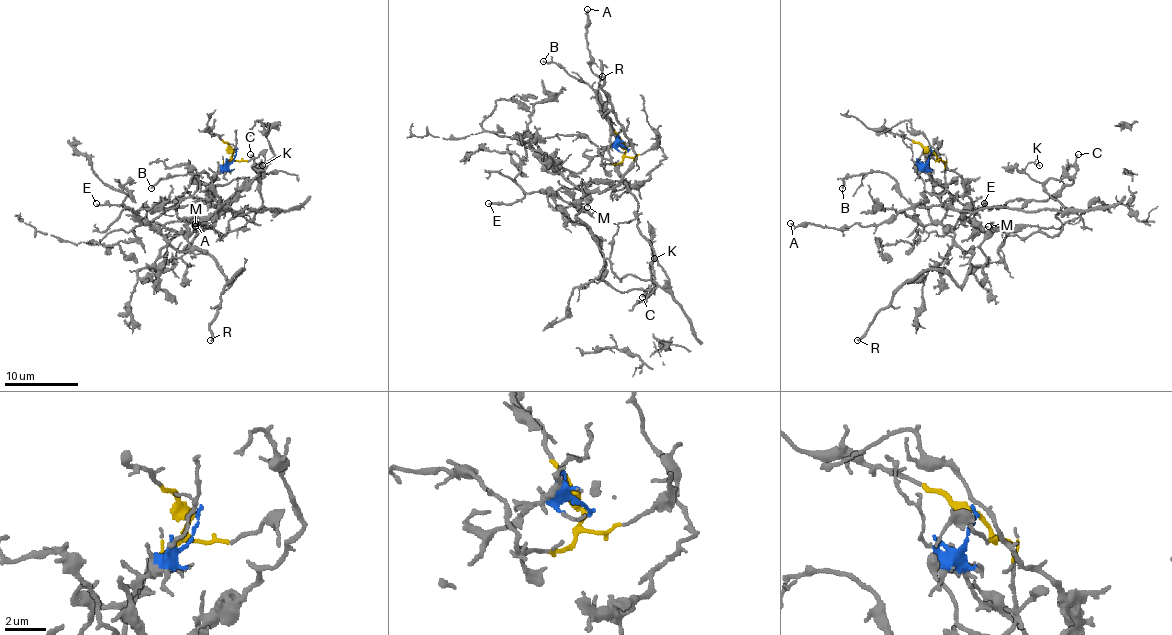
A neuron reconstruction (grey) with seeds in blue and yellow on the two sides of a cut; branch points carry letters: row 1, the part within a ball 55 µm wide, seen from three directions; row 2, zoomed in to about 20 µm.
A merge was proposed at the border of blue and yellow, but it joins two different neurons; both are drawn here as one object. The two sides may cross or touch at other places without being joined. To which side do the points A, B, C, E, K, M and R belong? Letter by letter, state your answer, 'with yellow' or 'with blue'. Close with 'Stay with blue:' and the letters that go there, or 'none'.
A: with yellow
B: with yellow
C: with yellow
E: with blue
K: with yellow
M: with blue
R: with blue
Stay with blue: E, M, R

